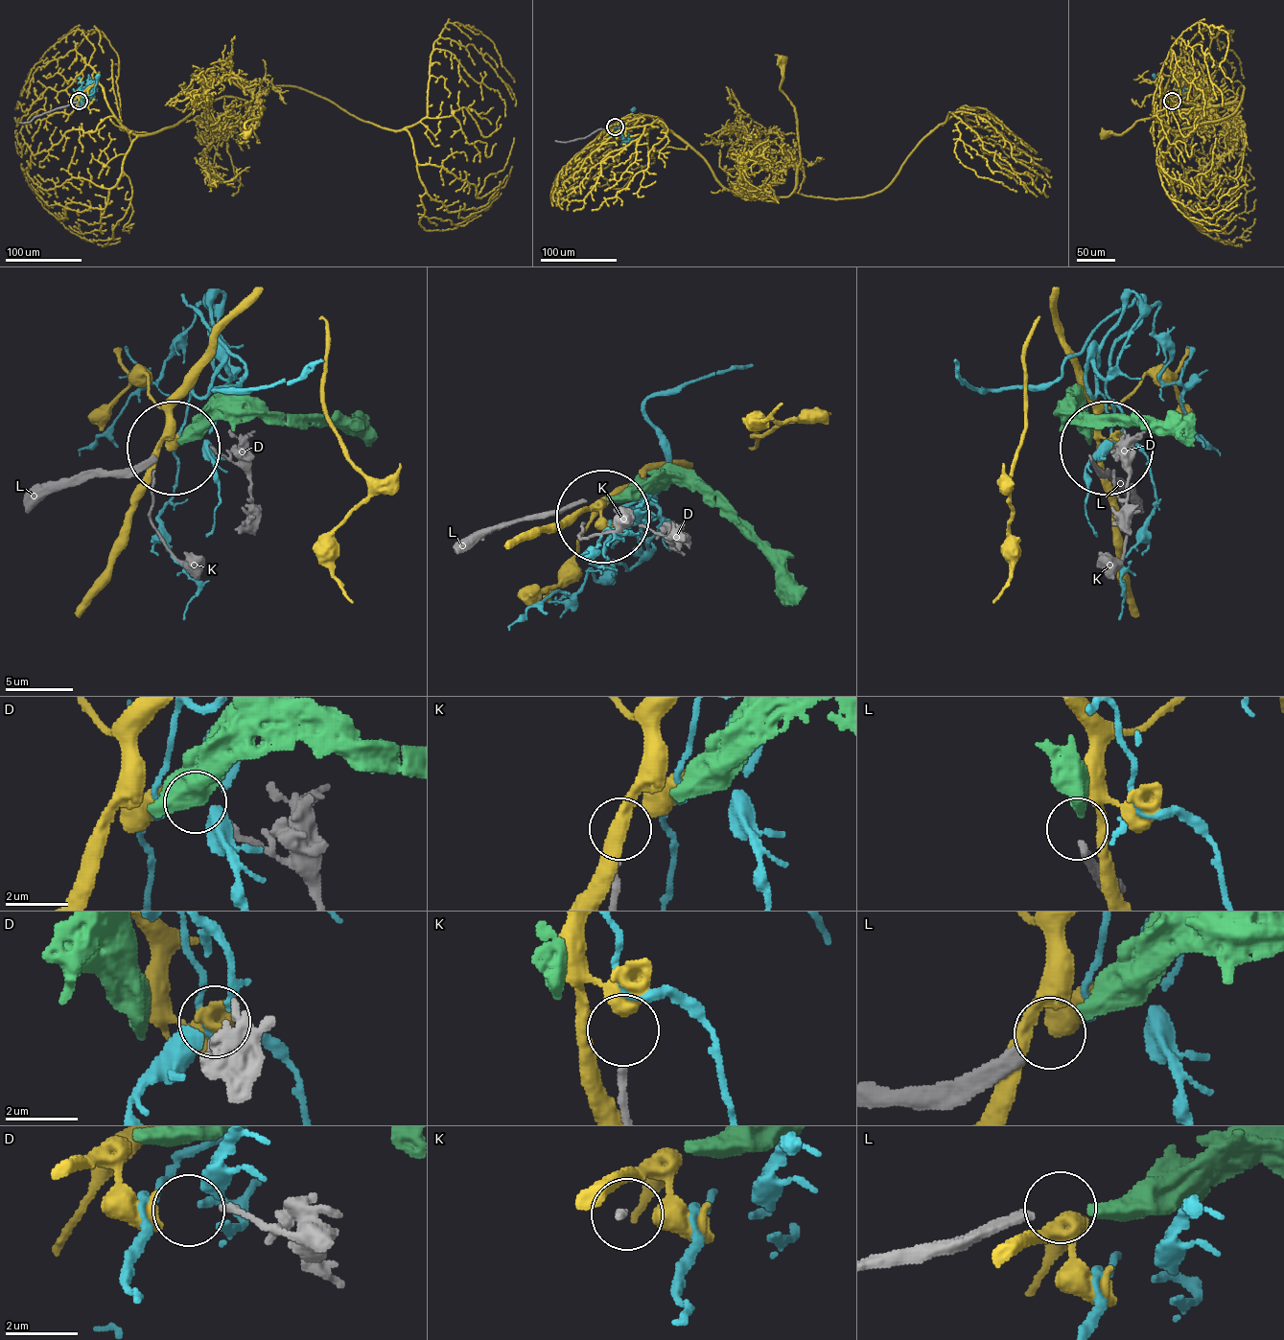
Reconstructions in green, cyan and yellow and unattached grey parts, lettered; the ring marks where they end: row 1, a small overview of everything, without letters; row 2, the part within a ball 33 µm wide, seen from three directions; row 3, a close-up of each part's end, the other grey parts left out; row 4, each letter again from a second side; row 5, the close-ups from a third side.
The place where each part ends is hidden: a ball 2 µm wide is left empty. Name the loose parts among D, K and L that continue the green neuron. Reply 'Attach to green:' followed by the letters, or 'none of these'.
Attach to green: L

